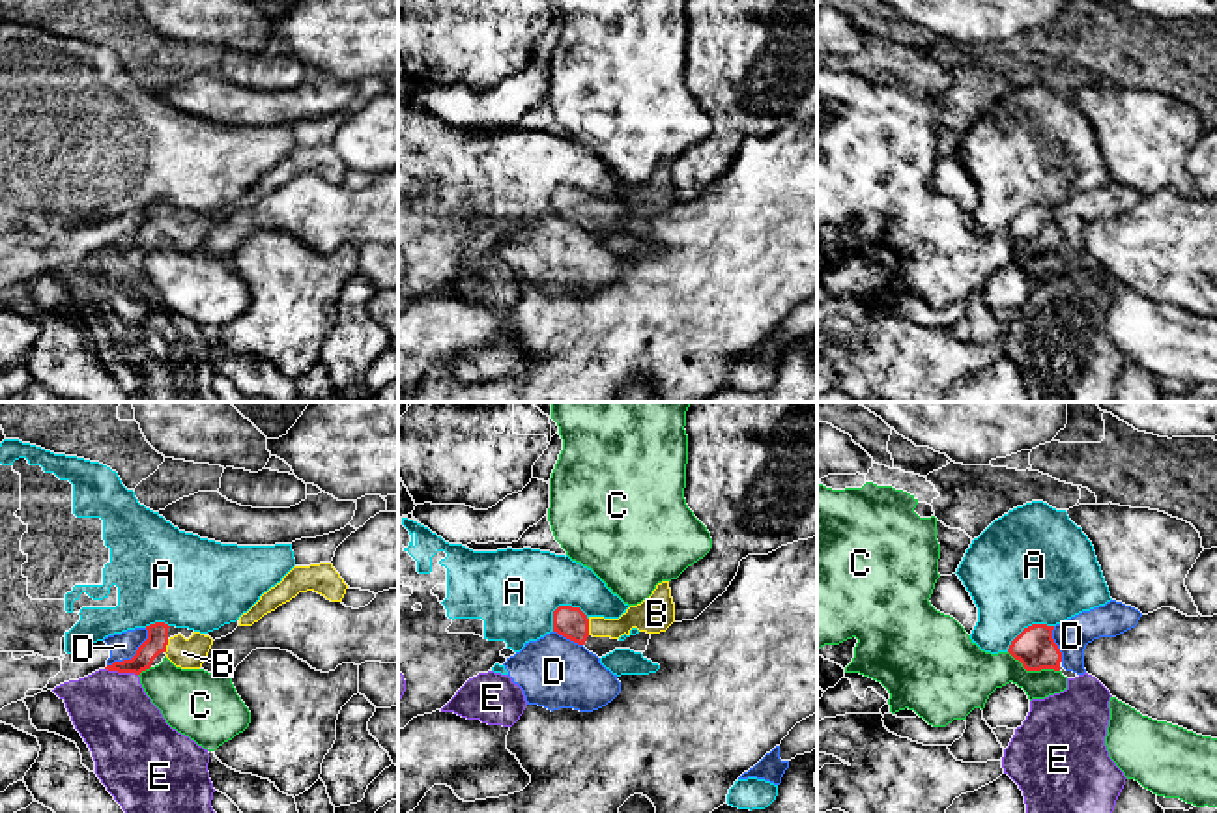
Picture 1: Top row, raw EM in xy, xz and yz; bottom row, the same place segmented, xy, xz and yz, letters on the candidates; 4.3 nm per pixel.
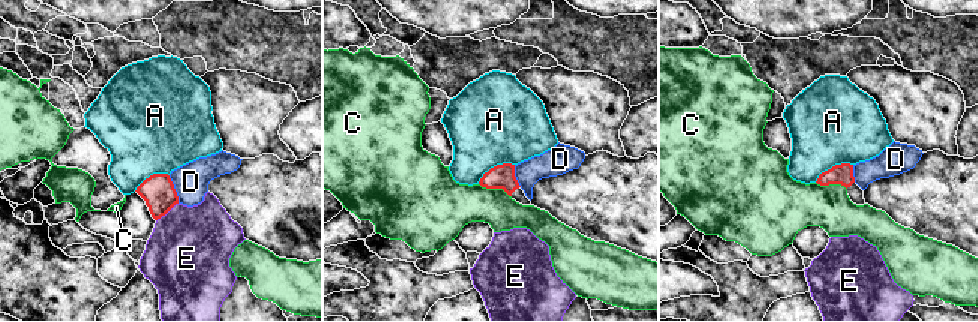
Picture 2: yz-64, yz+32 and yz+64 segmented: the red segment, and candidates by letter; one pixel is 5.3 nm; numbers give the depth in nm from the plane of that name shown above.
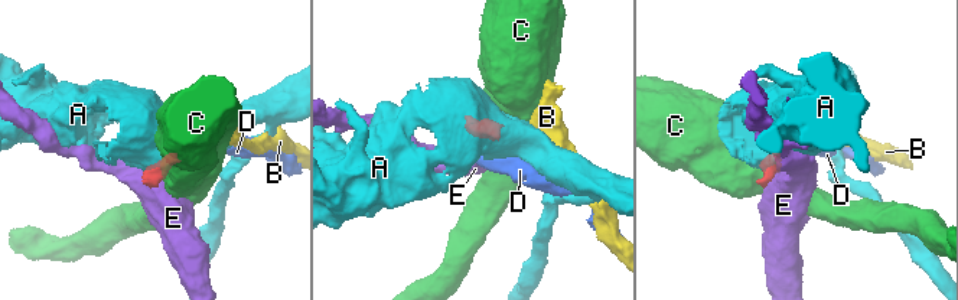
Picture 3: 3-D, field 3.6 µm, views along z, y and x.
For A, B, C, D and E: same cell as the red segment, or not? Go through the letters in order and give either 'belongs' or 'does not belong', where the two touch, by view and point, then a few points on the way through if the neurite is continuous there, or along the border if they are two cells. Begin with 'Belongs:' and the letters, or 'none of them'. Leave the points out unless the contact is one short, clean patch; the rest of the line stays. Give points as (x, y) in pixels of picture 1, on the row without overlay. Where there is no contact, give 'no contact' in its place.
Belongs: B
A: does not belong | xz (561, 187) | along xz (587, 200), (578, 189), (559, 187), (554, 193), (552, 212)
B: belongs | xz (587, 208) | across xz (571, 204), (587, 208), (621, 208), (644, 197)
C: does not belong | yz (1034, 251) | along yz (1008, 232), (1027, 251), (1059, 253)
D: does not belong | xy (133, 238) | along xy (148, 212), (148, 217), (129, 240), (114, 242), (107, 247)
E: does not belong | xy (122, 253) | along xy (105, 249), (137, 256)

